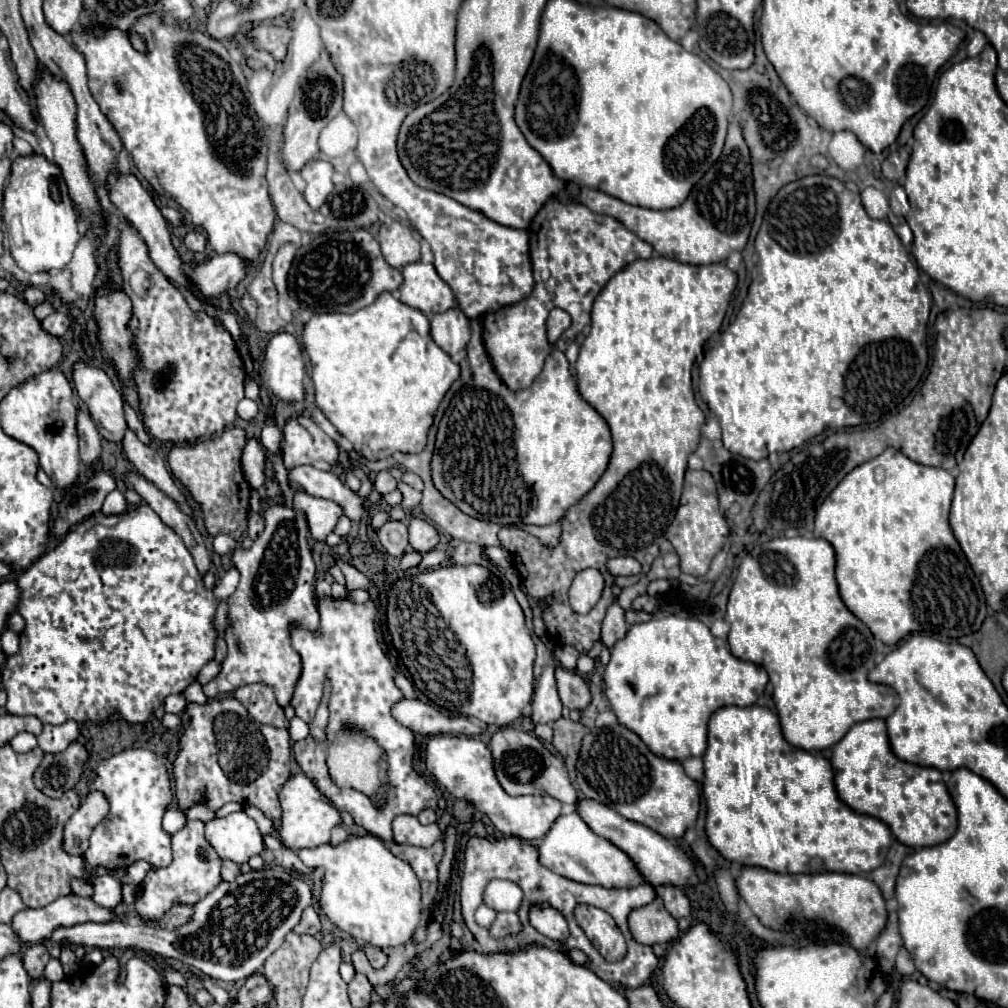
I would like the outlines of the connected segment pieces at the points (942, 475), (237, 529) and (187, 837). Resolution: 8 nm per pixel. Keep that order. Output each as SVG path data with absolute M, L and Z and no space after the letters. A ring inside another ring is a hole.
M886 448L878 458L872 458L868 462L860 464L858 468L854 468L834 488L834 492L822 502L822 506L816 510L814 536L830 542L834 546L834 550L836 550L836 582L838 582L838 588L840 588L842 602L848 606L848 610L858 620L862 620L870 628L870 632L874 634L874 638L882 640L888 646L898 644L906 634L912 634L912 632L926 632L926 636L934 636L936 640L942 640L942 642L958 640L962 636L978 632L980 626L982 626L982 622L986 620L986 602L984 602L984 594L982 594L980 582L978 582L976 574L970 570L968 560L966 560L960 544L956 542L956 538L954 538L954 534L950 530L950 524L948 524L948 512L950 512L952 492L954 492L954 476L950 472L946 472L944 468L930 468L930 466L916 464L908 456L904 456L902 452L898 452L894 448Z
M230 428L214 438L198 440L196 444L174 444L168 454L172 474L190 490L192 498L202 506L206 530L212 536L228 534L238 542L246 536L246 514L250 500L250 484L246 482L240 464L244 444L244 430Z
M200 820L186 822L186 826L172 836L172 852L174 852L174 858L170 866L160 870L150 870L140 884L136 910L146 920L162 918L164 912L170 910L174 904L196 904L222 882L220 878L222 860L204 836L204 822Z

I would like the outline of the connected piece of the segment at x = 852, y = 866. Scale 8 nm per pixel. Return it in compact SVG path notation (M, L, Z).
M718 708L708 724L708 748L702 760L702 792L708 808L706 836L708 842L726 860L738 862L740 866L758 866L780 874L866 874L884 862L892 842L890 828L878 818L856 814L842 800L838 800L830 762L820 754L788 744L782 736L778 718L768 708Z

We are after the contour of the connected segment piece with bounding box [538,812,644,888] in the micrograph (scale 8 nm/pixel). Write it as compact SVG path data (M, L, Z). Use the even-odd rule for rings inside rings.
M576 812L562 814L554 822L554 826L544 836L538 852L540 852L540 864L574 882L594 884L604 888L634 888L638 884L644 884L642 874L638 872L638 868L634 868L630 856L626 856L626 852L622 852L610 840L594 834Z

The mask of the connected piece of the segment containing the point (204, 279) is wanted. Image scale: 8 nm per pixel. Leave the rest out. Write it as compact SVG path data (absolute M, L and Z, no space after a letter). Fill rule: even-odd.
M236 254L214 256L204 264L198 264L186 272L190 276L190 284L206 296L206 300L220 298L226 290L236 288L238 282L246 276L246 262Z

